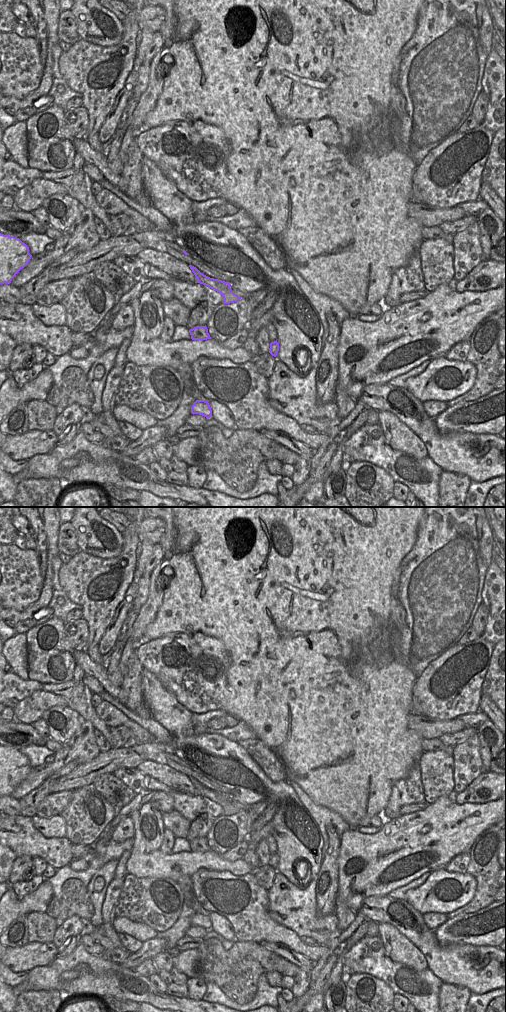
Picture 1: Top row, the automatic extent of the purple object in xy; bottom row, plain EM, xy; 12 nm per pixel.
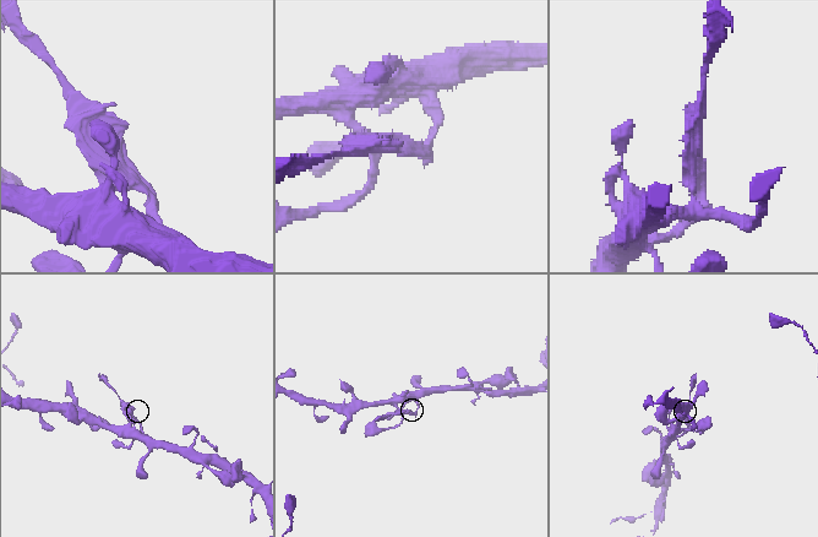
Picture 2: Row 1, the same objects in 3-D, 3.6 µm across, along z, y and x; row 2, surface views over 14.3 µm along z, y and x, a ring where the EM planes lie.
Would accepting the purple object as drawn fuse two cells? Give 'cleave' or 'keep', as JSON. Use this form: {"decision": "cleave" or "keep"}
{"decision": "cleave"}

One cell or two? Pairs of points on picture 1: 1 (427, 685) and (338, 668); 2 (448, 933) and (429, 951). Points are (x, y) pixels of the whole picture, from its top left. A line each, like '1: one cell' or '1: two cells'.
1: two cells
2: two cells

